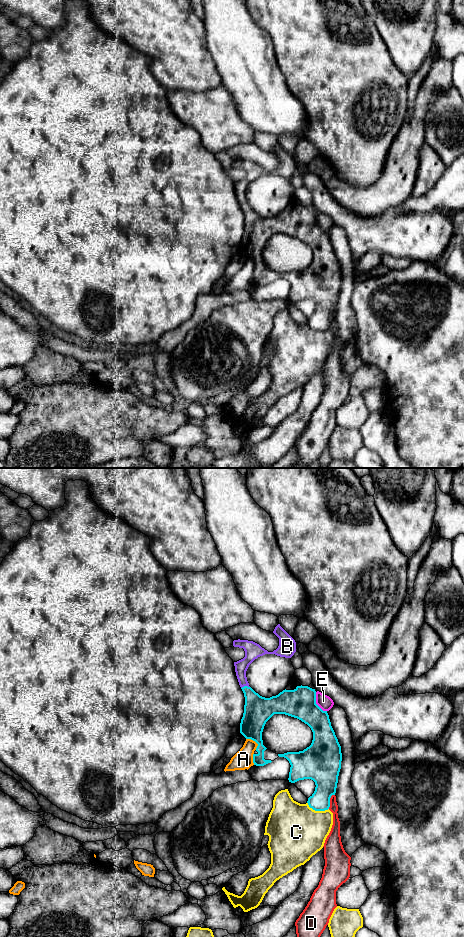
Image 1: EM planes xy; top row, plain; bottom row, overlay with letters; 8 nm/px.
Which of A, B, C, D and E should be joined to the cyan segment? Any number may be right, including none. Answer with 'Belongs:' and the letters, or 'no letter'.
Belongs: B

